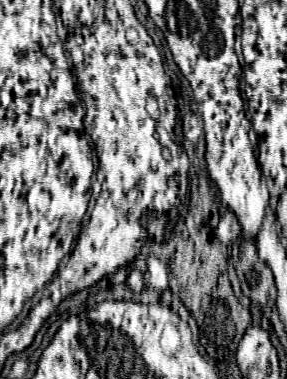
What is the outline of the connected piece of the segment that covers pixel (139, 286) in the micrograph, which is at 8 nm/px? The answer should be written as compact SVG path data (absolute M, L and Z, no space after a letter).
M131 270L129 278L127 278L127 284L129 288L135 292L135 294L141 294L143 288L145 288L145 282L143 282L143 274L139 270Z

